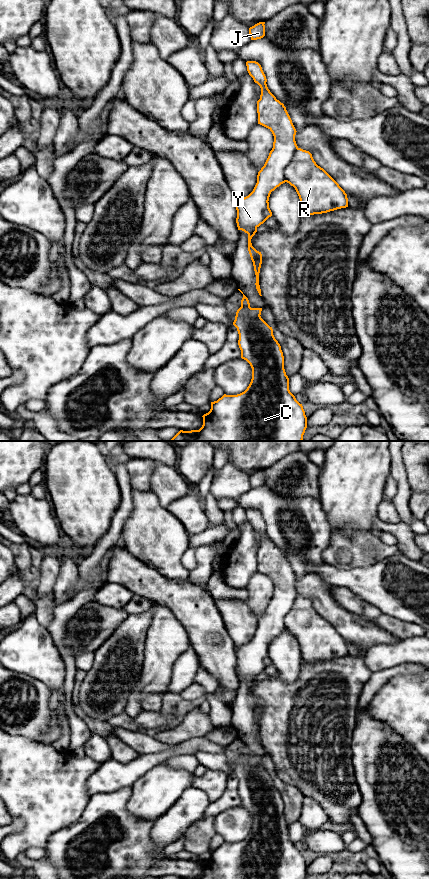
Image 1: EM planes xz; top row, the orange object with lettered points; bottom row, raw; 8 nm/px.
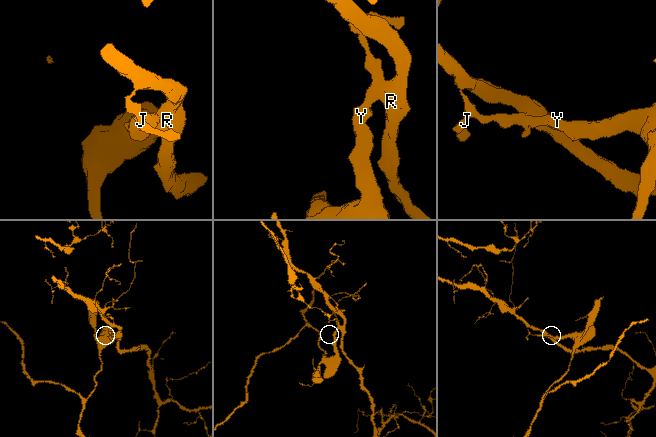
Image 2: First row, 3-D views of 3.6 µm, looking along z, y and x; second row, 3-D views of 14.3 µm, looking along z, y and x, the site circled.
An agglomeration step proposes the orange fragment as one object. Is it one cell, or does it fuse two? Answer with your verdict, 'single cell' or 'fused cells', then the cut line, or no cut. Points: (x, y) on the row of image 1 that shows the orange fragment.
fused cells | xz (298, 148), (294, 157), (285, 168), (285, 181)

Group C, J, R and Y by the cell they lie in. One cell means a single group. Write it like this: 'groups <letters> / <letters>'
groups C J Y / R

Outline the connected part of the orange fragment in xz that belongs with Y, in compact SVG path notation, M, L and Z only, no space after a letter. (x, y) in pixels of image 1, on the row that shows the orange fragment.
M247 61L246 66L249 75L261 88L260 99L257 101L258 124L268 128L274 136L273 148L258 172L253 191L235 202L237 227L238 230L248 234L248 251L256 275L255 285L259 295L262 296L259 285L262 254L252 246L251 239L257 228L272 216L269 197L272 191L286 182L285 168L298 149L295 141L297 131L284 104L268 89L261 65L256 61Z

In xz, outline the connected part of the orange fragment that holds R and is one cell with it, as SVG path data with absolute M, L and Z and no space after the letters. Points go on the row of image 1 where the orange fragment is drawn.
M298 148L285 168L285 180L293 186L301 202L303 214L314 215L348 207L348 198L339 184L314 161L309 151Z

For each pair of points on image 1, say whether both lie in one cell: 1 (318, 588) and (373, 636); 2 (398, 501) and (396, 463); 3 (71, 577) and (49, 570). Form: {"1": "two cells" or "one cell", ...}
{"1": "one cell", "2": "one cell", "3": "two cells"}

